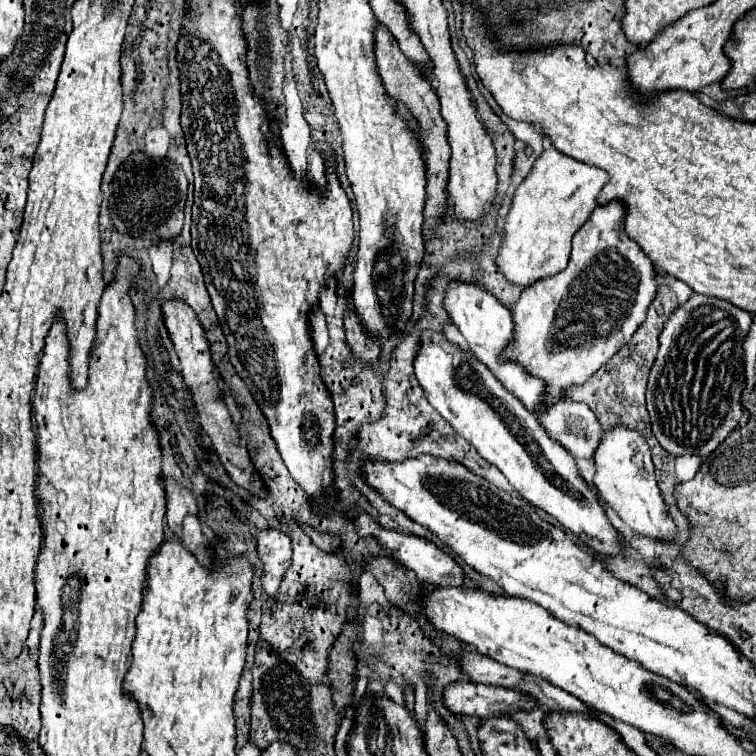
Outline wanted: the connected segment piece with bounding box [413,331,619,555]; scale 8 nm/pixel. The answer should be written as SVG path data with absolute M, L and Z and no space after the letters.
M423 331L413 369L437 413L465 437L485 461L495 465L525 501L557 519L593 551L601 555L617 553L617 529L609 523L597 497L581 479L571 455L547 437L537 417L529 413L477 357L447 341L443 333Z

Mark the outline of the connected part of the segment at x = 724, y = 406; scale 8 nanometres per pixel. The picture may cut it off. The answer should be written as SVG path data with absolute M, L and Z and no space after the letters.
M691 295L689 301L681 303L667 319L659 335L659 353L651 367L647 381L647 411L651 417L651 429L659 445L673 457L687 453L707 457L721 441L737 427L743 417L741 411L741 383L743 383L743 363L741 363L741 343L751 327L753 319L747 311L735 307L729 301L715 297Z

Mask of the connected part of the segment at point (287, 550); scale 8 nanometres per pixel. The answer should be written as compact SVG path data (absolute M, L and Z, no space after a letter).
M263 529L257 533L257 553L263 561L263 591L273 595L277 593L283 573L289 567L291 559L291 541L279 529Z

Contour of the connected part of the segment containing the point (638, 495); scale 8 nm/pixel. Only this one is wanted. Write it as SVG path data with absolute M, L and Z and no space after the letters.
M615 425L607 429L593 455L593 463L595 463L595 487L635 533L661 541L667 541L669 537L675 535L675 525L667 515L653 473L651 451L647 447L647 441L637 431L625 425Z

